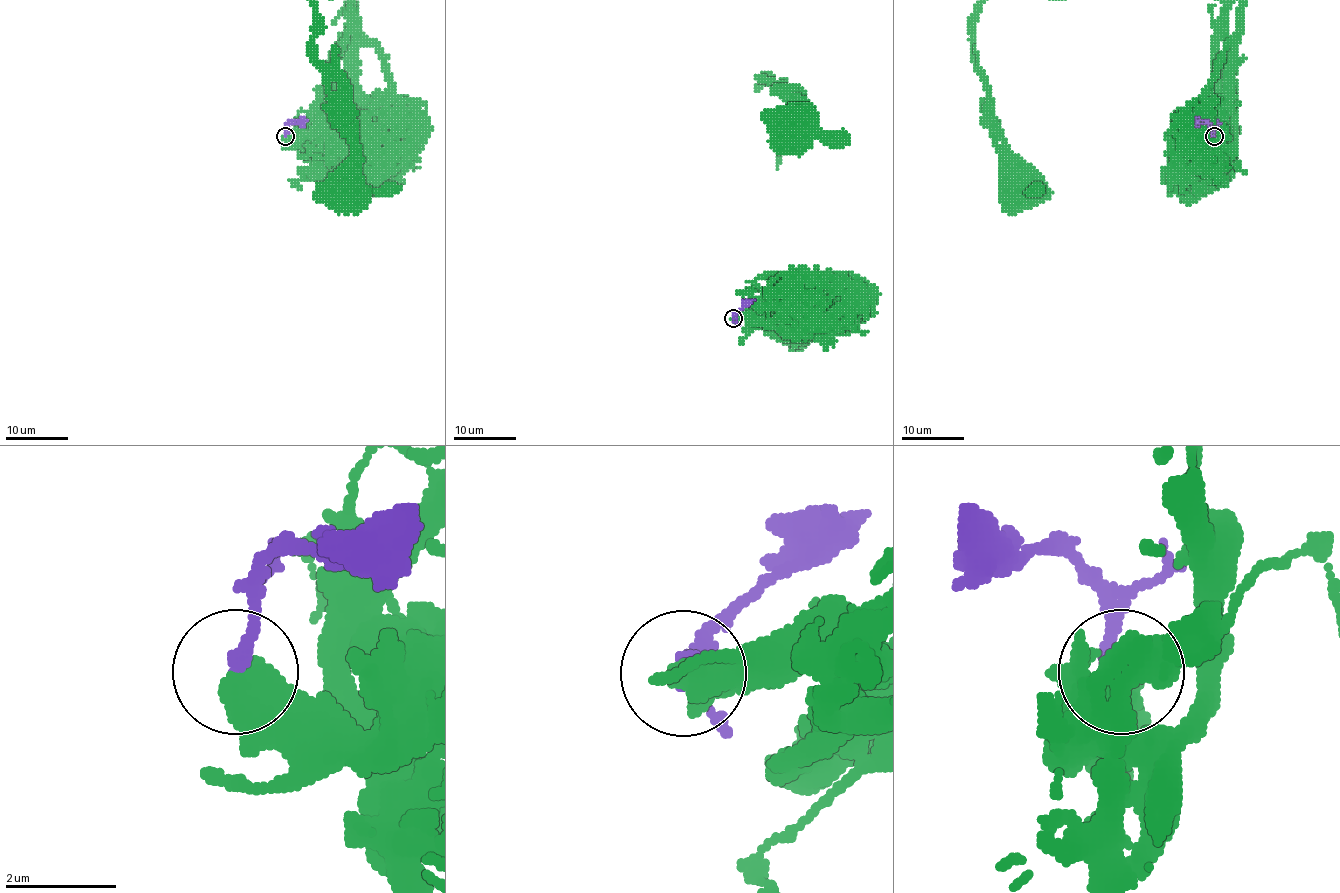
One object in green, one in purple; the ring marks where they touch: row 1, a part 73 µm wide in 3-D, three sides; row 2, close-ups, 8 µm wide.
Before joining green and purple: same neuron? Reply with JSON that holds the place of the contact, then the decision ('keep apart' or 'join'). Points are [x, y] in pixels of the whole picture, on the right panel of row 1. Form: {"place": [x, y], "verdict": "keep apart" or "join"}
{"place": [1214, 136], "verdict": "keep apart"}

